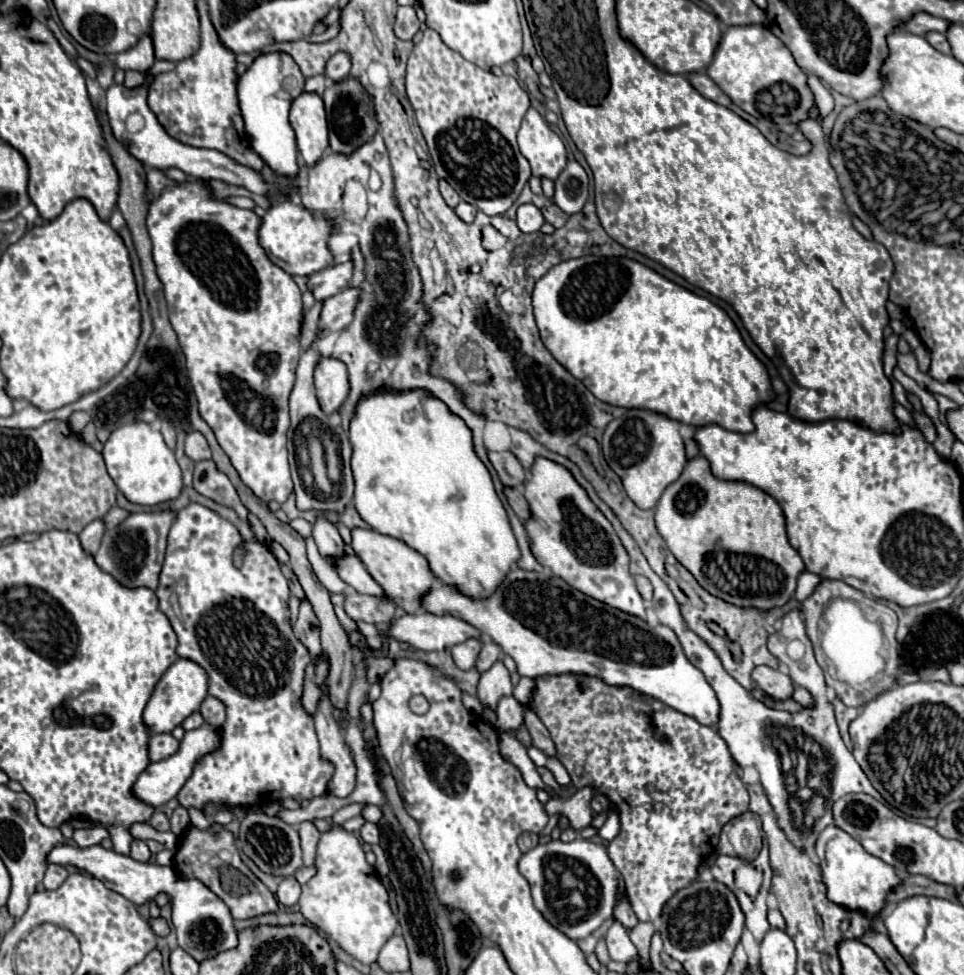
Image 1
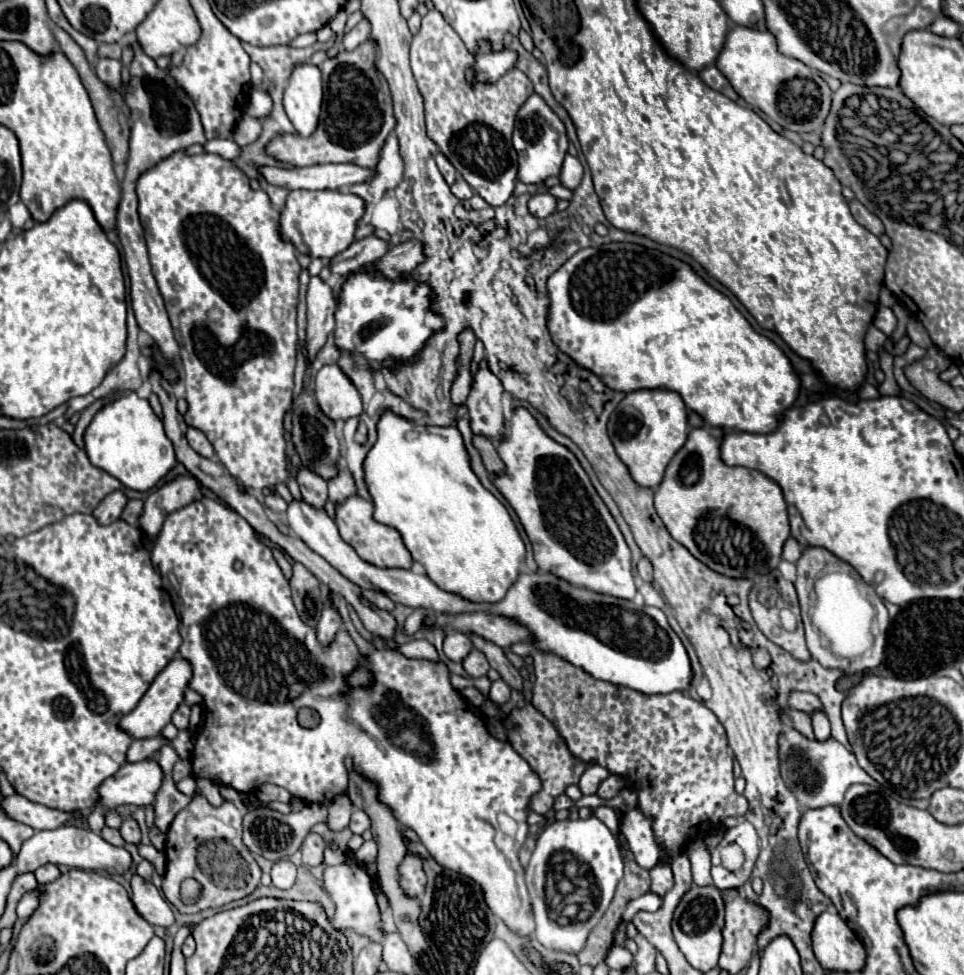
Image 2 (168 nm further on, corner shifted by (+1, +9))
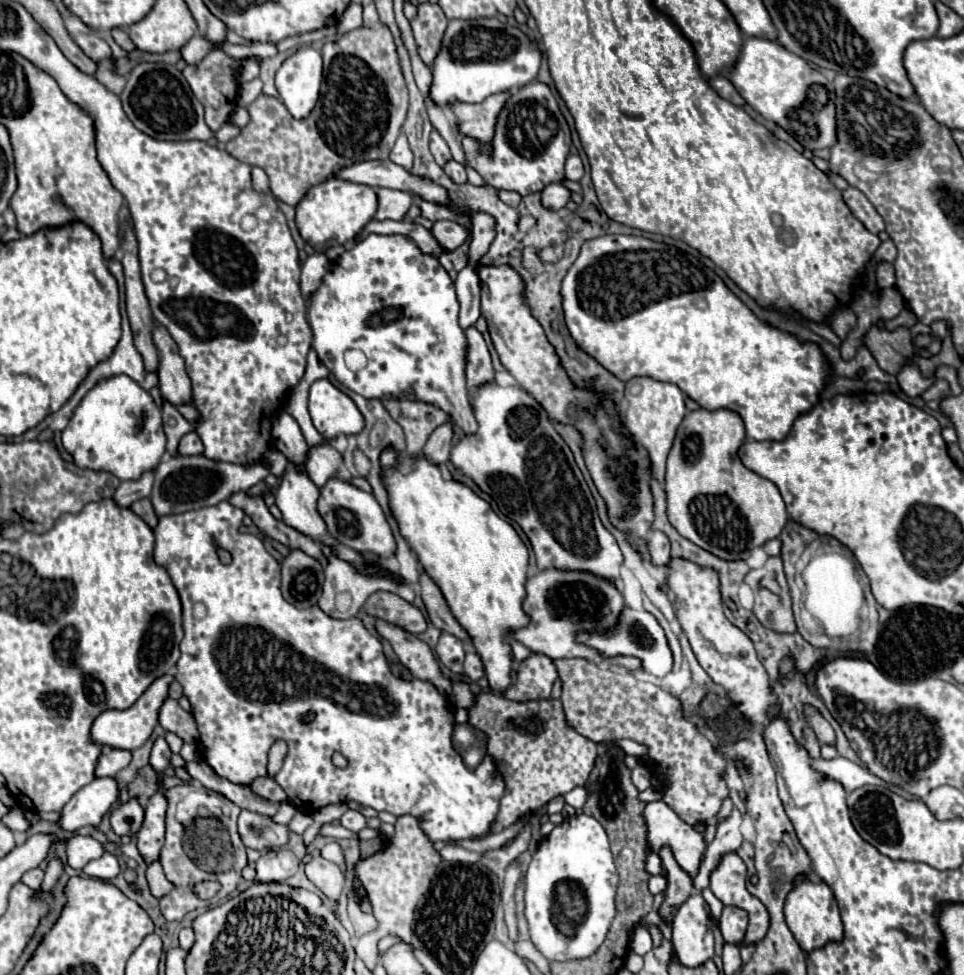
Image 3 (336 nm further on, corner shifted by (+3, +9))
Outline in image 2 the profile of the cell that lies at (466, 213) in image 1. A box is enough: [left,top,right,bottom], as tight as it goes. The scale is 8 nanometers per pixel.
[450,176,474,200]

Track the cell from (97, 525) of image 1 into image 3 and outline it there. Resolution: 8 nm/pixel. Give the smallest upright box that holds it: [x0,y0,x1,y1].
[112,472,154,508]

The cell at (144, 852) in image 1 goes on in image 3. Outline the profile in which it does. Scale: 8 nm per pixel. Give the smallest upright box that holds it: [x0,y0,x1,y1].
[110,800,144,836]

